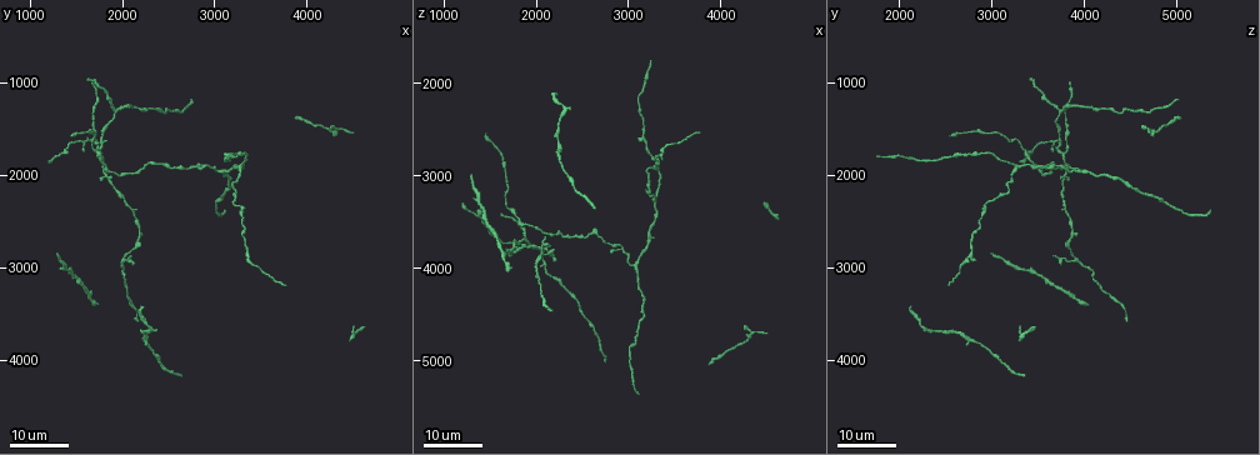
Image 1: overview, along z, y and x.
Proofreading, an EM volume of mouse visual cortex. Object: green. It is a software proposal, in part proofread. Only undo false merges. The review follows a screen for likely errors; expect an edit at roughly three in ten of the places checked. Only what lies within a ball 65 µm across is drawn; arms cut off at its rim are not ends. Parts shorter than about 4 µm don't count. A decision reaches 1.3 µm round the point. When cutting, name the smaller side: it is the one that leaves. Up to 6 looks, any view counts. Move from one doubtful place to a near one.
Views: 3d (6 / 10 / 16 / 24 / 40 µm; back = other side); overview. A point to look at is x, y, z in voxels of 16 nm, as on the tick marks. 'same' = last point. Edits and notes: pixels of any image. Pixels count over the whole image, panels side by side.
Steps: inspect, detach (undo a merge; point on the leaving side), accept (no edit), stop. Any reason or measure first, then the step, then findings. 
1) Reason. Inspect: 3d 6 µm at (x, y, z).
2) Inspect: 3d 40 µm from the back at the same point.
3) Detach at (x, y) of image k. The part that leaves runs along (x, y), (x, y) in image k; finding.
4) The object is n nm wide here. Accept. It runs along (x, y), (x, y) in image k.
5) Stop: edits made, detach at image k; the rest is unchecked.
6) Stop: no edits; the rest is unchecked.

Side arm on a straight run. Inspect: 3d 24 µm at (1850, 2050, 3750).

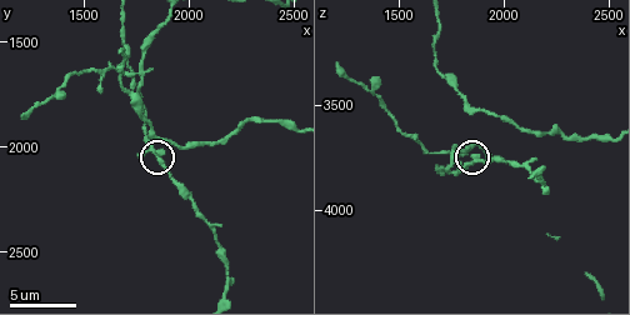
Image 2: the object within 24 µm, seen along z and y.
Inspect: 3d 10 µm at the same point.

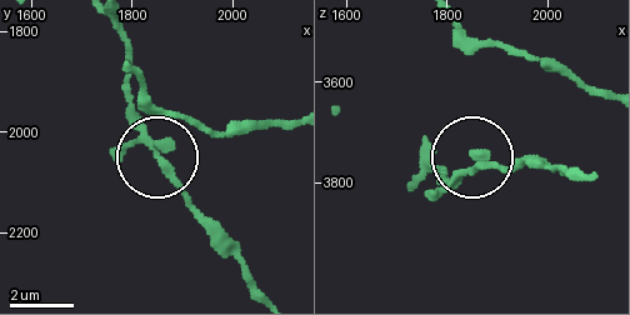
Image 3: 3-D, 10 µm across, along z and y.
3 arms meet here. Accept. One neuron here.

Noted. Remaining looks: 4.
Inspect: 3d 24 µm at (3250, 2200, 3150).

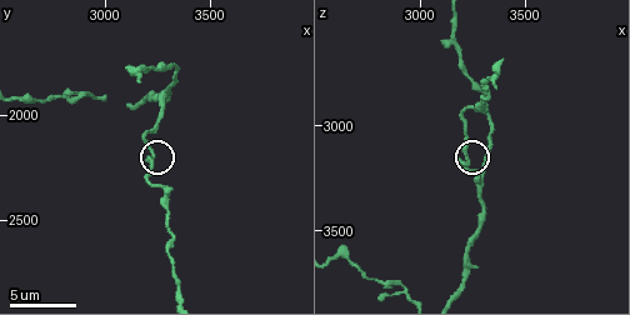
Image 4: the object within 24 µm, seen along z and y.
Inspect: 3d 6 µm at (3240, 2170, 3180).

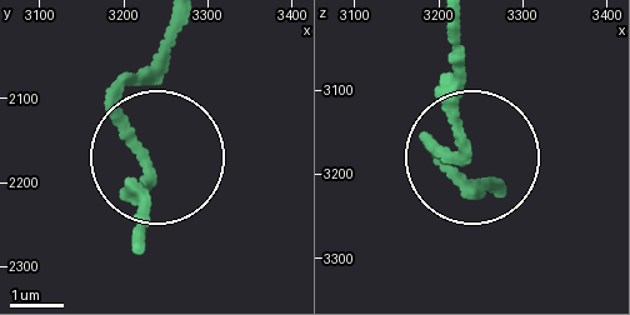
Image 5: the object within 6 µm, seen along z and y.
Accept. It runs along (175, 26), (116, 106), (144, 174), (144, 223) in image 5; all the same neuron.

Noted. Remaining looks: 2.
Inspect: 3d 16 µm at (3300, 1900, 3250).

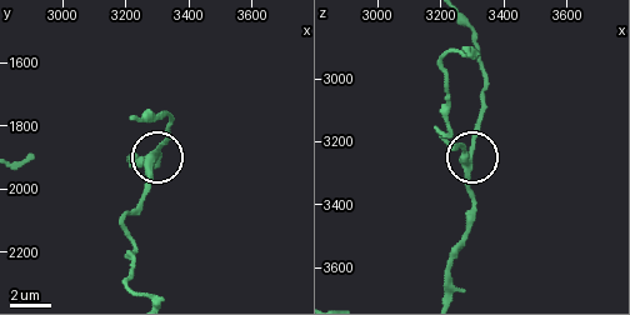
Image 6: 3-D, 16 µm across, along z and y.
Inspect: 3d 10 µm at the same point.

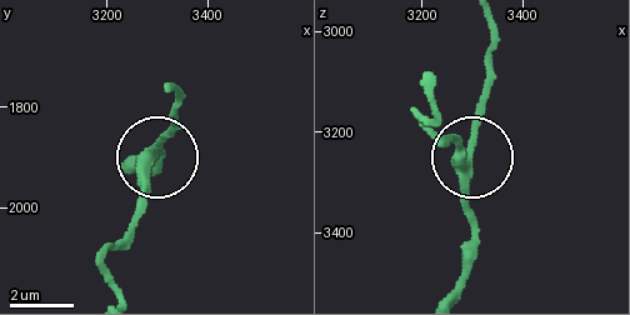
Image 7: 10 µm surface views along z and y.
3 arms meet here. Accept. All the same neuron.

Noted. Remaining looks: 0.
Stop: no edits; the rest is unchecked.

